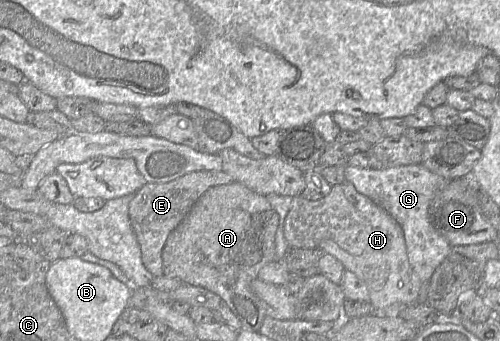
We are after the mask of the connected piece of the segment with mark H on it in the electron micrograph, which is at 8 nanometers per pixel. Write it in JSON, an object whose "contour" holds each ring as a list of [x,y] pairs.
{"contour":[[[347,180],[333,185],[329,194],[319,200],[293,197],[285,218],[284,236],[289,248],[320,249],[337,258],[365,283],[375,310],[384,310],[394,303],[418,302],[422,281],[409,263],[401,226]]]}

